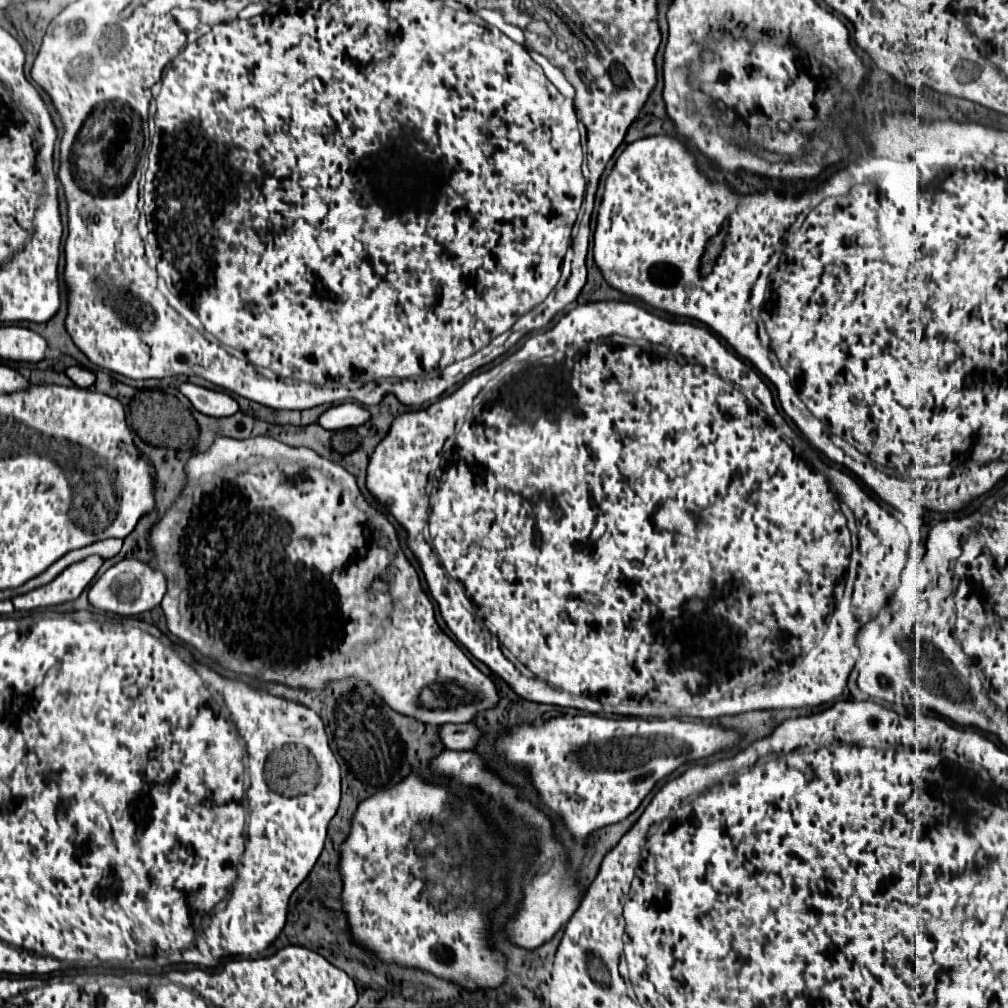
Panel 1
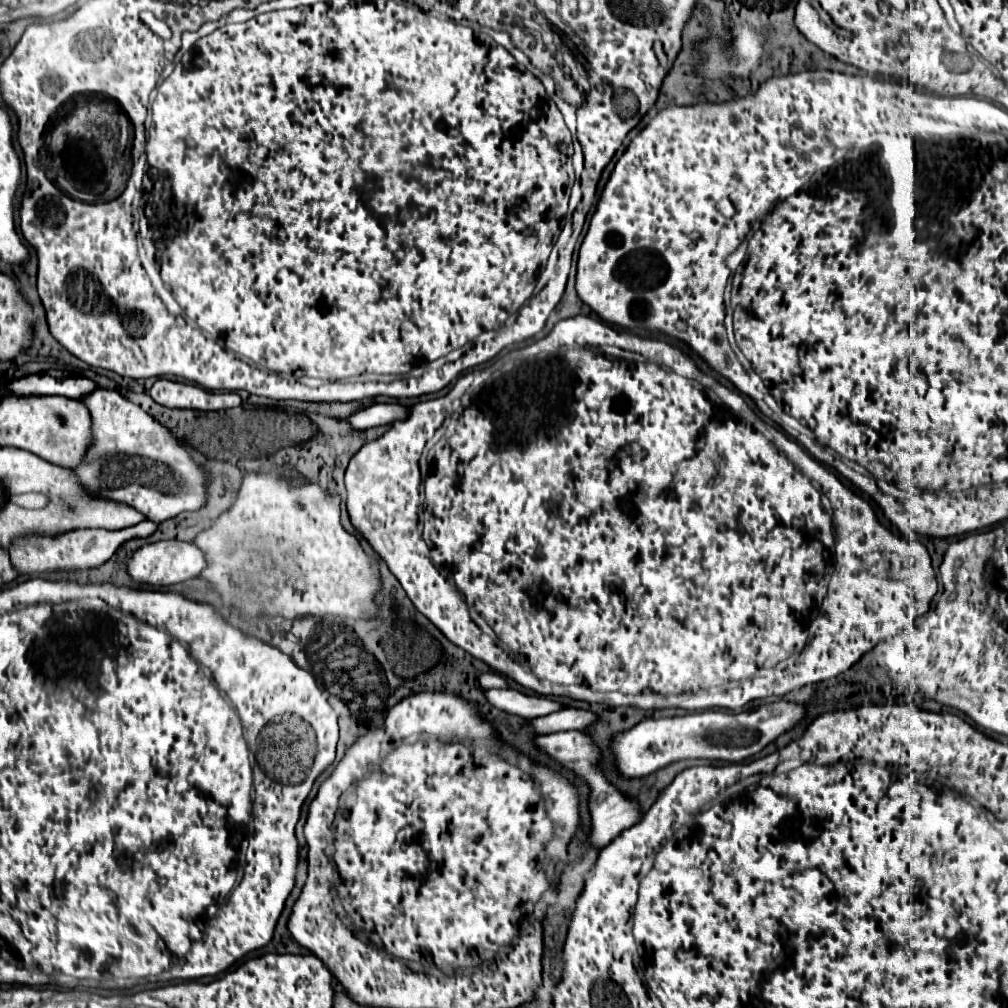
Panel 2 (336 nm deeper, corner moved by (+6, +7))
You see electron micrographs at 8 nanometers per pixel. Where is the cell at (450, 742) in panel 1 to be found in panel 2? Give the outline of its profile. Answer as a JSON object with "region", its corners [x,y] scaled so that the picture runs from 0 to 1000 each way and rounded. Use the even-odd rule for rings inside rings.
{"region":[[[559,702],[545,710],[527,714],[527,720],[529,720],[529,726],[533,728],[547,728],[547,726],[559,726],[559,724],[580,724],[588,716],[592,716],[592,708],[584,704]]]}

